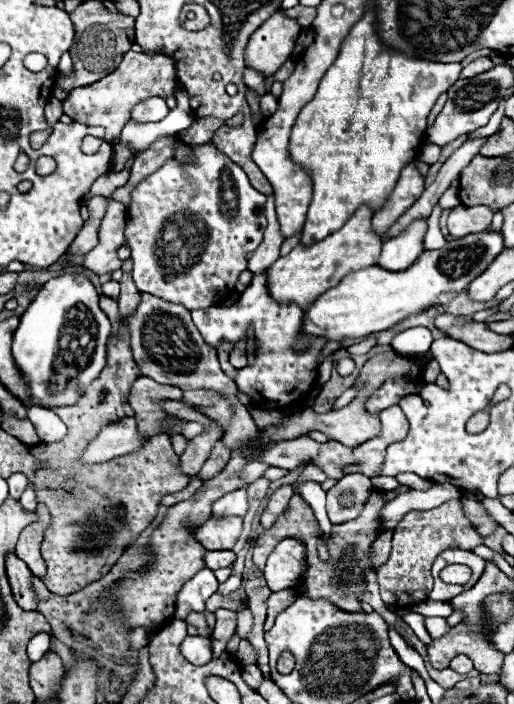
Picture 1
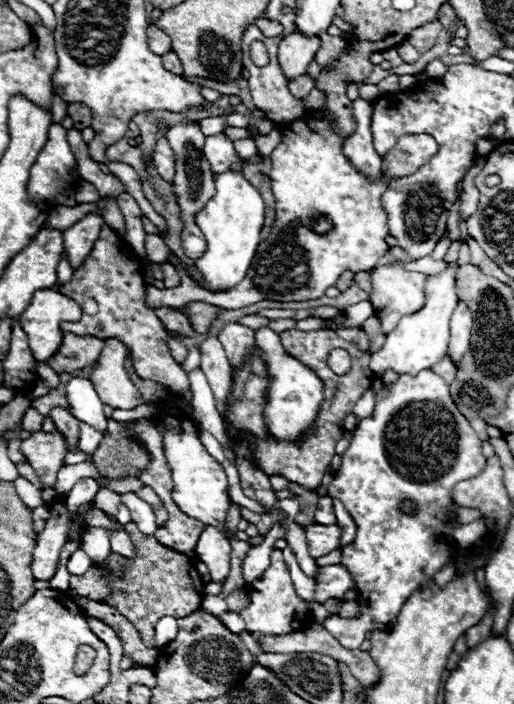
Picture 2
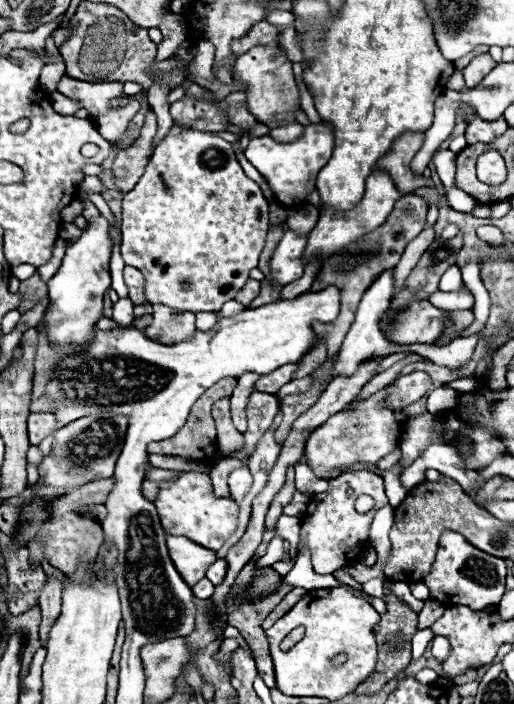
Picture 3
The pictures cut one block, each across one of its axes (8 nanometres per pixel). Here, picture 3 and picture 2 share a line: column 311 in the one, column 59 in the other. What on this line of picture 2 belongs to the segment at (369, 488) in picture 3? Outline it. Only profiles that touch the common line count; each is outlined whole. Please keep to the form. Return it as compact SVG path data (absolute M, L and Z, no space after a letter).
M56 502L50 506L50 518L46 528L38 534L36 546L32 550L32 576L36 580L50 580L58 566L60 548L66 542L70 518L66 512L58 512Z

